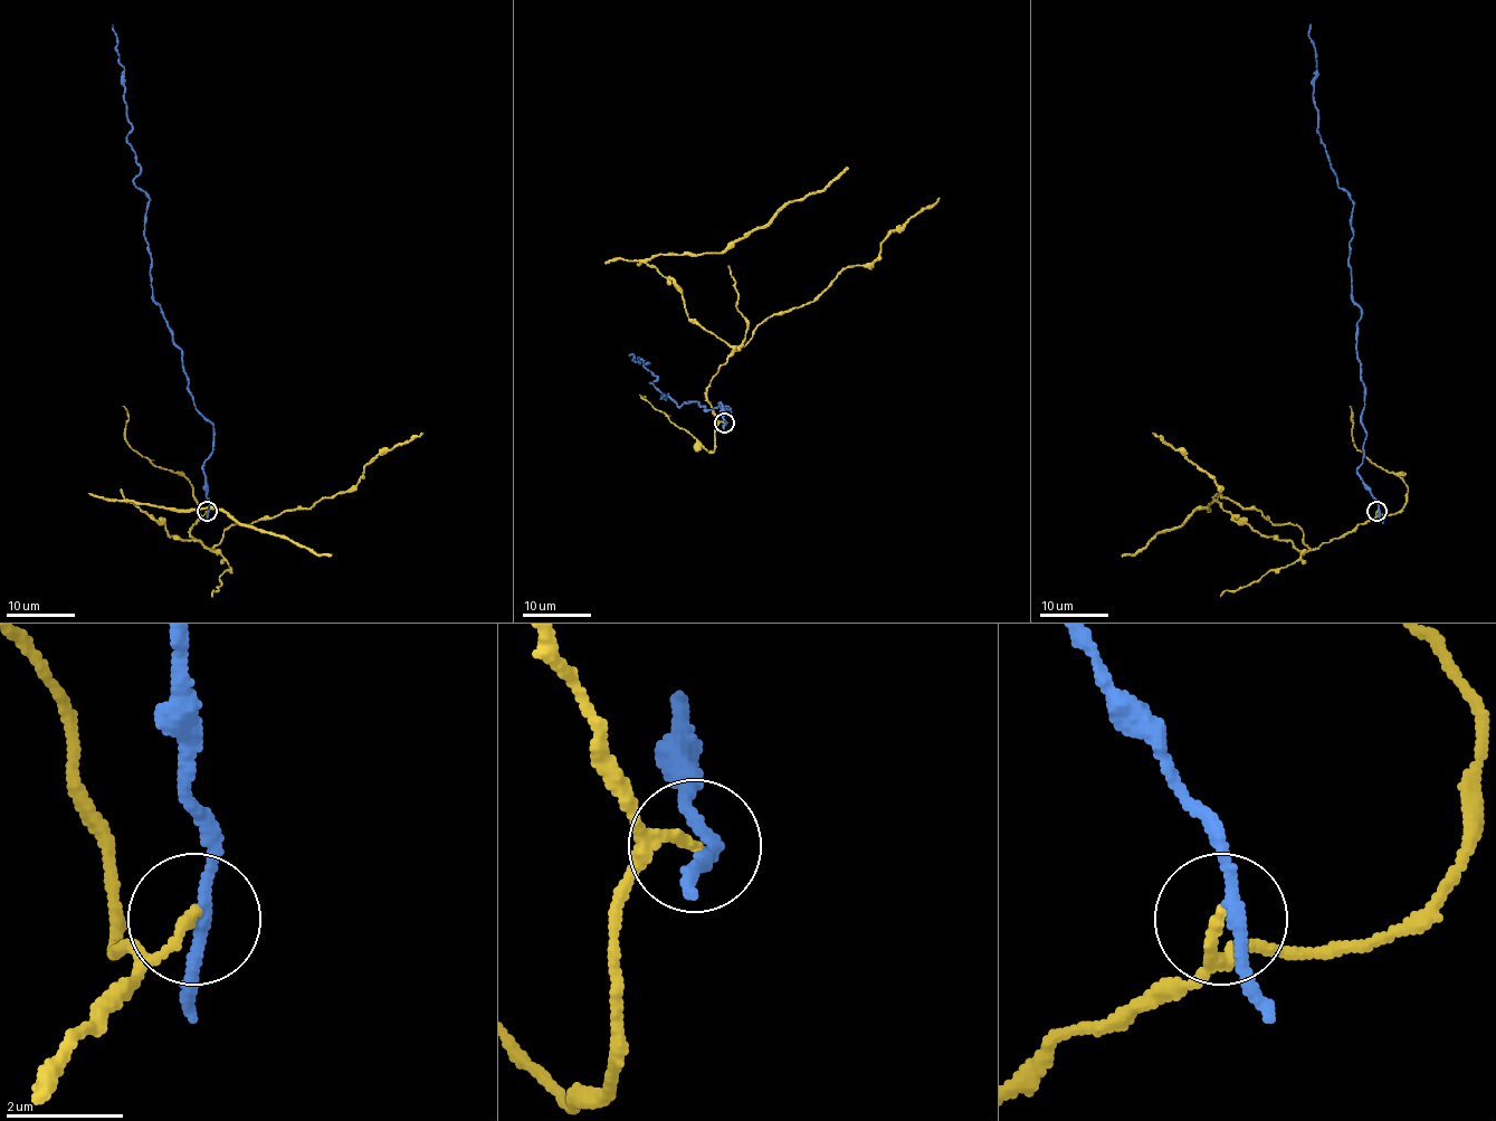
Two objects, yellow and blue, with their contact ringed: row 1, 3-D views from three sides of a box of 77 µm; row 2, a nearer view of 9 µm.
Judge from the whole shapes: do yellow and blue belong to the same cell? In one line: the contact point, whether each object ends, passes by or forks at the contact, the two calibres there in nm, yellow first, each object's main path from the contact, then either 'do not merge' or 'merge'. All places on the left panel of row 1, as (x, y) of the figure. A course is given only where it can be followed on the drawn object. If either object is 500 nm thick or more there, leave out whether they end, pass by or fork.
place (207, 511); yellow ends; blue passes by; calibres 180 and 200 nm; course yellow (208, 511), (190, 534), (215, 550), (174, 540), (130, 500), (186, 511), (218, 509), (332, 556); course blue (208, 511), (212, 424), (193, 404), (152, 295), (149, 197), (133, 179), (140, 167), (126, 140), (113, 24); do not merge

